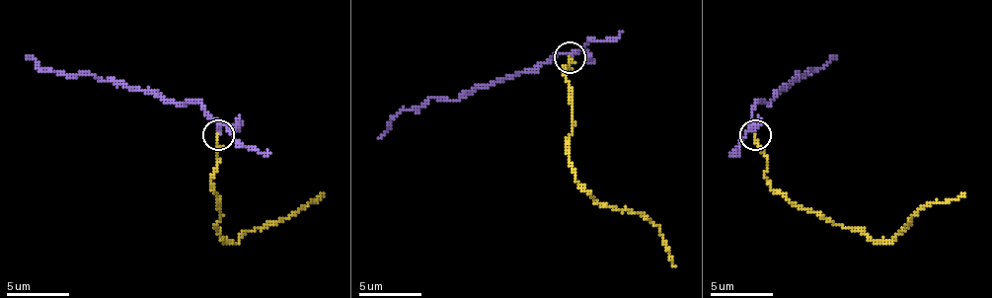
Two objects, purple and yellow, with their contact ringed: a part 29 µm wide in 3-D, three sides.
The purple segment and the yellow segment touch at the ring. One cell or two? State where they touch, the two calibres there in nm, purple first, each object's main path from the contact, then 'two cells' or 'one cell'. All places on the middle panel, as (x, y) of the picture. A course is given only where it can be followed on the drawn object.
place (570, 57); calibres 120 and 140 nm; course purple (569, 56), (566, 53), (488, 85), (475, 85), (456, 101), (428, 97), (394, 119), (378, 138); course yellow (569, 56), (563, 72), (572, 101), (569, 163), (575, 179), (600, 203), (648, 216), (675, 266); one cell

